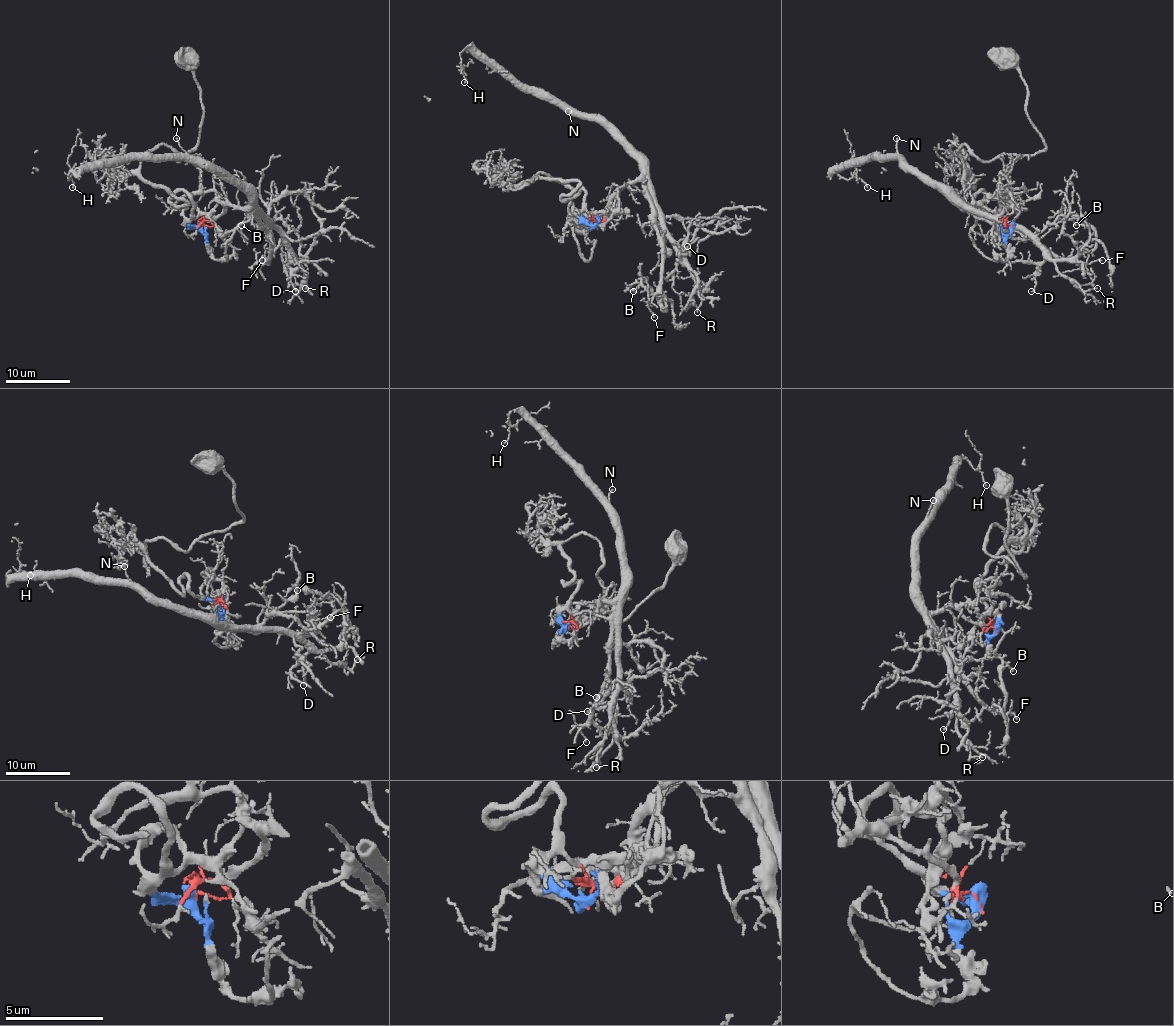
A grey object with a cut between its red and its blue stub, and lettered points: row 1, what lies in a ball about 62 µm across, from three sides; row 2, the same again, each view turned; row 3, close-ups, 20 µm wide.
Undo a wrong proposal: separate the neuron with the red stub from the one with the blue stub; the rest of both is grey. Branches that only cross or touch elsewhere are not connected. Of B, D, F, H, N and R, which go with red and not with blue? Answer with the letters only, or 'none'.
B, D, F, H, N, R

